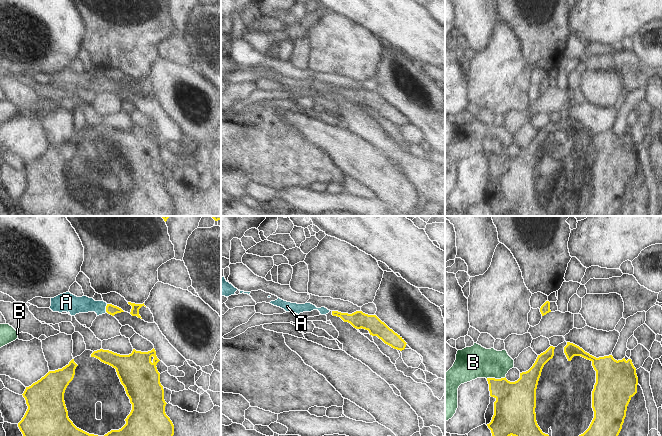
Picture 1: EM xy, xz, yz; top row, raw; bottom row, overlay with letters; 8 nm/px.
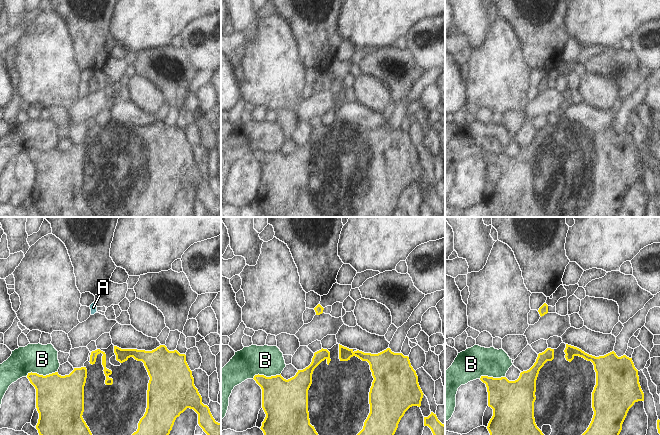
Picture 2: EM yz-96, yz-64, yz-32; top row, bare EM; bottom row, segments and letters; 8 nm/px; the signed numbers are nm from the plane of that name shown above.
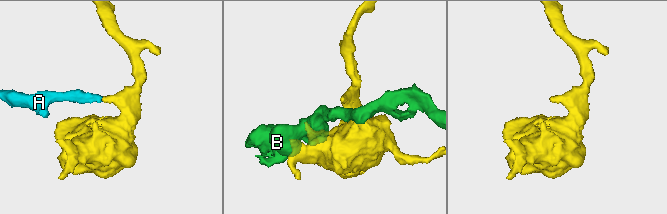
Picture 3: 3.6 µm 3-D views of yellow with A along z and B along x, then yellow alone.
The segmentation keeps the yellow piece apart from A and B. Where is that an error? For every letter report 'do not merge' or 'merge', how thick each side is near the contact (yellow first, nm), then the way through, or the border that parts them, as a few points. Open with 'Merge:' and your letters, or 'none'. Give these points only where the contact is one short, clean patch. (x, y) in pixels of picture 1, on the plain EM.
Merge: A
A: merge; calibres 80 and 140 nm; way xy (110, 85), (106, 84), (91, 81), (75, 81)
B: do not merge; calibres 320 and 260 nm

